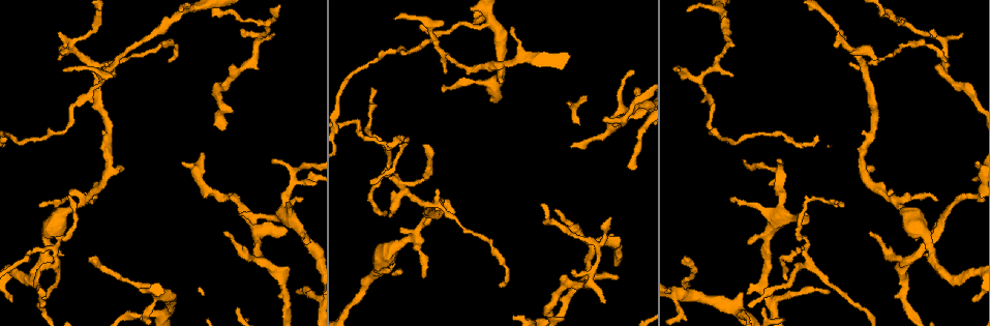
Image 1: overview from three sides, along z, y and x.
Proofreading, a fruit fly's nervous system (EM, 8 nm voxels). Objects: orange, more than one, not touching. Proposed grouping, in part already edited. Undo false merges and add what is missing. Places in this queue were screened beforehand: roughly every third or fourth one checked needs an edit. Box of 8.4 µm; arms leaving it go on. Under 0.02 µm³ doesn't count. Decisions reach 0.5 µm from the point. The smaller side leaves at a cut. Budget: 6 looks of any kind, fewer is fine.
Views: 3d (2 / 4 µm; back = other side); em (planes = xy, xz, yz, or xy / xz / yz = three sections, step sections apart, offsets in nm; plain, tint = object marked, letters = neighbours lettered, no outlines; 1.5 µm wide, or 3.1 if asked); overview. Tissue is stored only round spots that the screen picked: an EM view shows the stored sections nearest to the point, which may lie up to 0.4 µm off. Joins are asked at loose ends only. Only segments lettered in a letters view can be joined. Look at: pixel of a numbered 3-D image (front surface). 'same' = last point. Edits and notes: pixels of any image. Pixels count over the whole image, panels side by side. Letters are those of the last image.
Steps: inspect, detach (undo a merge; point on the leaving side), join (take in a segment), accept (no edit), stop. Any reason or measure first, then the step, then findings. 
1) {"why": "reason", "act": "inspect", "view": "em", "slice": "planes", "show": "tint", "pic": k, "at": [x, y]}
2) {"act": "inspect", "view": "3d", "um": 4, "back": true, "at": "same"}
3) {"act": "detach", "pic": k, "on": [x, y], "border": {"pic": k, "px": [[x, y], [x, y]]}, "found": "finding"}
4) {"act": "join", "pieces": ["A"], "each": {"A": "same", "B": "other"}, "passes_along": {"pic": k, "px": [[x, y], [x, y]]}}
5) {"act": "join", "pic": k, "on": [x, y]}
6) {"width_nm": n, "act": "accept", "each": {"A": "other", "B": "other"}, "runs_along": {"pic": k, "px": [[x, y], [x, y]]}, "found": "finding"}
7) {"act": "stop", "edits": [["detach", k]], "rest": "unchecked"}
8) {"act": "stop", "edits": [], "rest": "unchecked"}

{"why": "branch point", "act": "inspect", "view": "3d", "um": 4, "pic": 1, "at": [943, 72]}

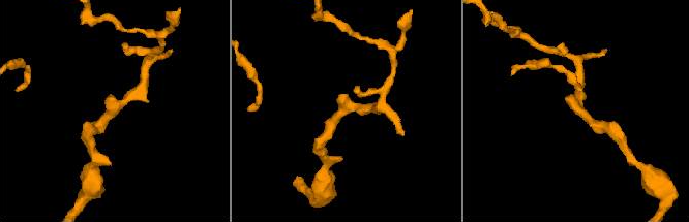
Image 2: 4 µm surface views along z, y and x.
{"act": "inspect", "view": "em", "slice": "yz", "step": 4, "show": "tint", "pic": 2, "at": [117, 107]}

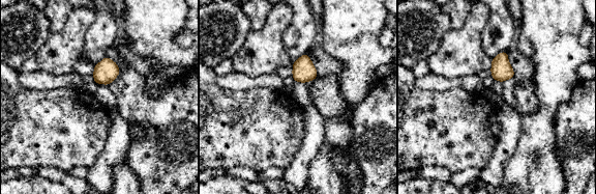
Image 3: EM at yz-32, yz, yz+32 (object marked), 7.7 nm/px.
{"act": "inspect", "view": "em", "slice": "planes", "show": "letters", "at": "same"}

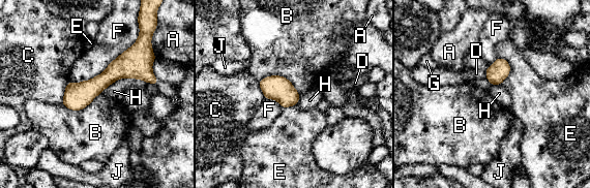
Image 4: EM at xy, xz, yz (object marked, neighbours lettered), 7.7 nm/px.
{"act": "accept", "each": {"A": "other", "B": "other", "C": "other", "D": "other", "E": "other", "F": "other", "G": "other", "H": "other", "J": "other"}, "found": "one neuron here"}

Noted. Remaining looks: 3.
{"why": "thin end", "act": "inspect", "view": "em", "slice": "yz", "step": 8, "show": "letters", "pic": 1, "at": [444, 72]}

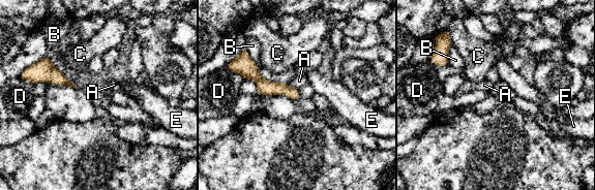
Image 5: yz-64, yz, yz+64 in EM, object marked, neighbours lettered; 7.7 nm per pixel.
{"width_nm": 100, "act": "accept", "each": {"A": "other", "B": "other", "C": "other", "D": "other", "E": "other"}, "border": {"pic": 5, "px": [[285, 84], [298, 89]]}, "found": "no lettered segment goes on from it"}

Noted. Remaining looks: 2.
{"why": "free end", "act": "inspect", "view": "em", "slice": "planes", "show": "letters", "pic": 1, "at": [782, 160]}

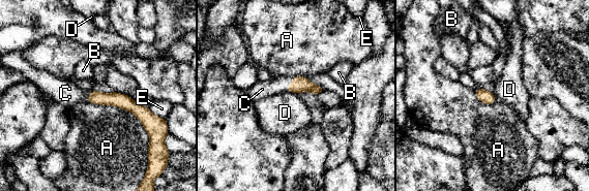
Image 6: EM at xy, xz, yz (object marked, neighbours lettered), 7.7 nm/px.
{"width_nm": 110, "act": "join", "pieces": ["C"], "each": {"A": "other", "B": "other", "C": "same", "D": "other", "E": "other"}, "found": "the neuron continues"}

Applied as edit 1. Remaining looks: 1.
{"act": "stop", "edits": [["join", 6]], "rest": "unchecked"}

